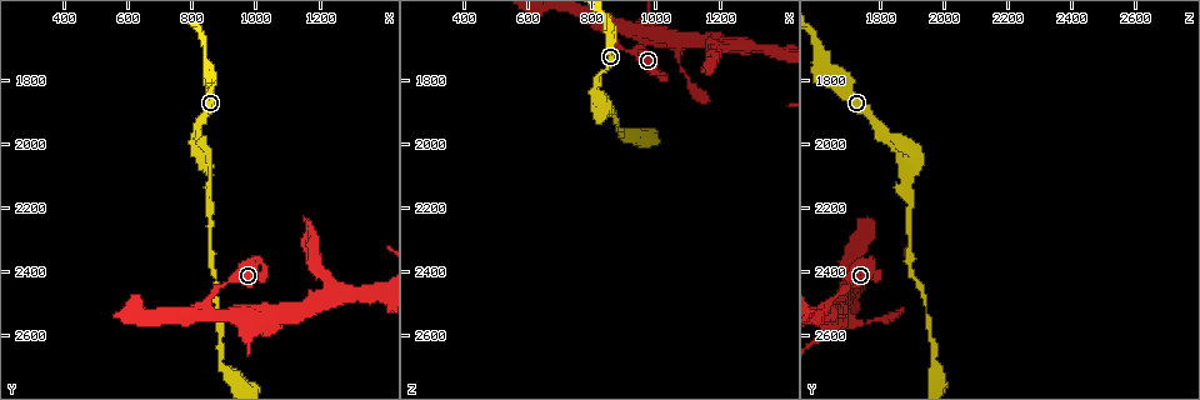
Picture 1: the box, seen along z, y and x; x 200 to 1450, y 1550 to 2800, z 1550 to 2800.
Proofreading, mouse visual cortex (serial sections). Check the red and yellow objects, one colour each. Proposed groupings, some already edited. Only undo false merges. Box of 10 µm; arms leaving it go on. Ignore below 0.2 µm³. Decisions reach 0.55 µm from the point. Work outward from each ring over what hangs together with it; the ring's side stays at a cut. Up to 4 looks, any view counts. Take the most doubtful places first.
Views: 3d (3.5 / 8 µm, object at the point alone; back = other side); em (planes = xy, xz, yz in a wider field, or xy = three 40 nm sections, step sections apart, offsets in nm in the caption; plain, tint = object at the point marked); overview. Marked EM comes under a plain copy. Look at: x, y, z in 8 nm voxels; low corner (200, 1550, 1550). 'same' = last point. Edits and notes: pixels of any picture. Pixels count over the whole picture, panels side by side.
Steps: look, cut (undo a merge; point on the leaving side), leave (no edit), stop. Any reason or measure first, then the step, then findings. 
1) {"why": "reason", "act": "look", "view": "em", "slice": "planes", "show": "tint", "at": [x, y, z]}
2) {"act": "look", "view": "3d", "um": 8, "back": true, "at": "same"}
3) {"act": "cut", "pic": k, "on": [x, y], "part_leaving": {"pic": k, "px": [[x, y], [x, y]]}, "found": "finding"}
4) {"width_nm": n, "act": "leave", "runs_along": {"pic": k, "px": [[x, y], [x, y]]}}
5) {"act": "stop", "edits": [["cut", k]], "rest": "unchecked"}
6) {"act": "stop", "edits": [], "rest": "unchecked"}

{"why": "narrows sharply", "act": "look", "view": "3d", "um": 3.5, "at": [860, 2300, 1900]}

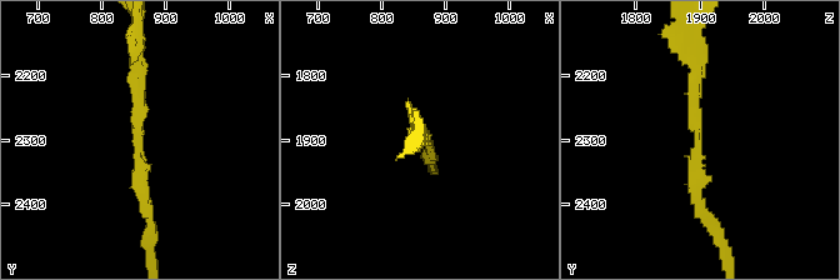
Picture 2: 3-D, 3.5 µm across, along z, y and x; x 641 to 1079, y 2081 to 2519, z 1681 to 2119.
{"act": "look", "view": "em", "slice": "xy", "step": 3, "show": "tint", "at": [855, 2305, 1895]}

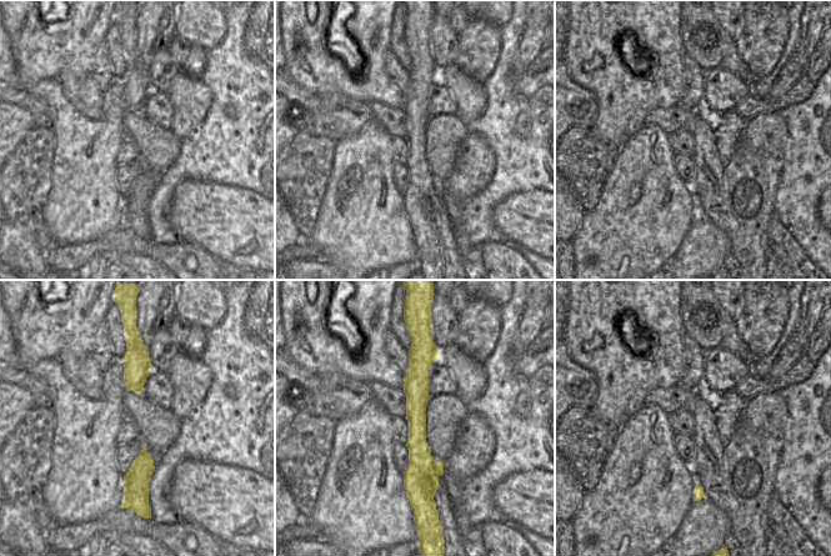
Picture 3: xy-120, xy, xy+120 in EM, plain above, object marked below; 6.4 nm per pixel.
{"arm_widths_nm": [150, 200], "act": "leave", "runs_along": {"pic": 3, "px": [[425, 337], [417, 369], [414, 502]]}, "found": "one cell here"}

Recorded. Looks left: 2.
{"why": "thick turns thin", "act": "look", "view": "3d", "um": 3.5, "at": [850, 2490, 1640]}

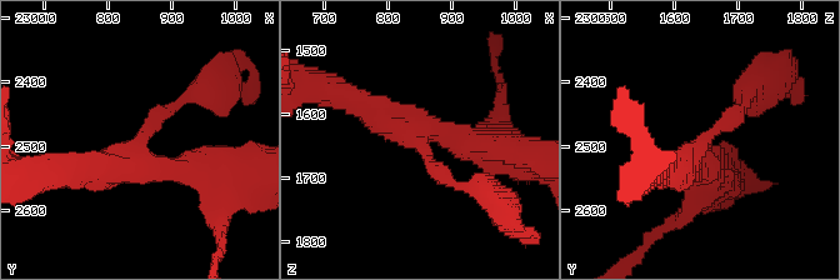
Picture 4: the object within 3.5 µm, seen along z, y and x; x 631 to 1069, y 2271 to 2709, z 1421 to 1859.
{"why": "shape alone is not enough", "act": "look", "view": "em", "slice": "xy", "step": 3, "show": "tint", "at": [850, 2500, 1645]}

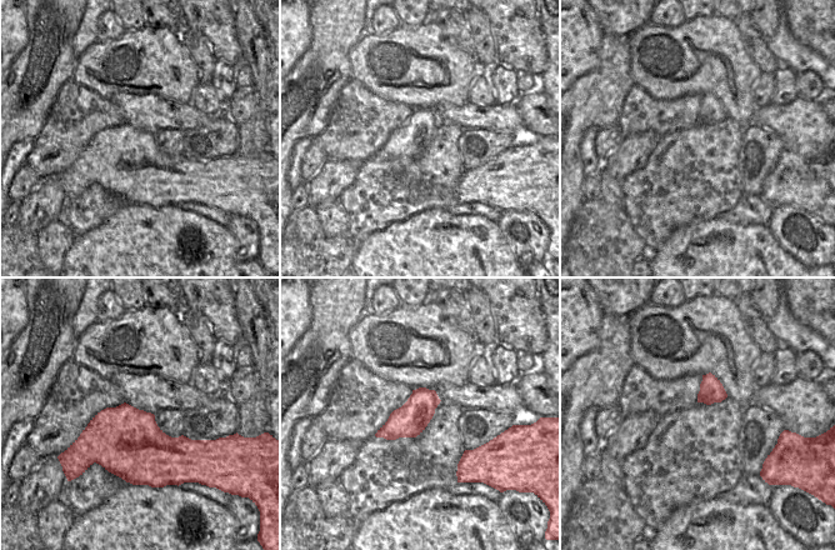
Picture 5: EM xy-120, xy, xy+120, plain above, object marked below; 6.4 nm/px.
{"act": "leave", "found": "one cell here"}

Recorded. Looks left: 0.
{"act": "stop", "edits": [], "rest": "unchecked"}

